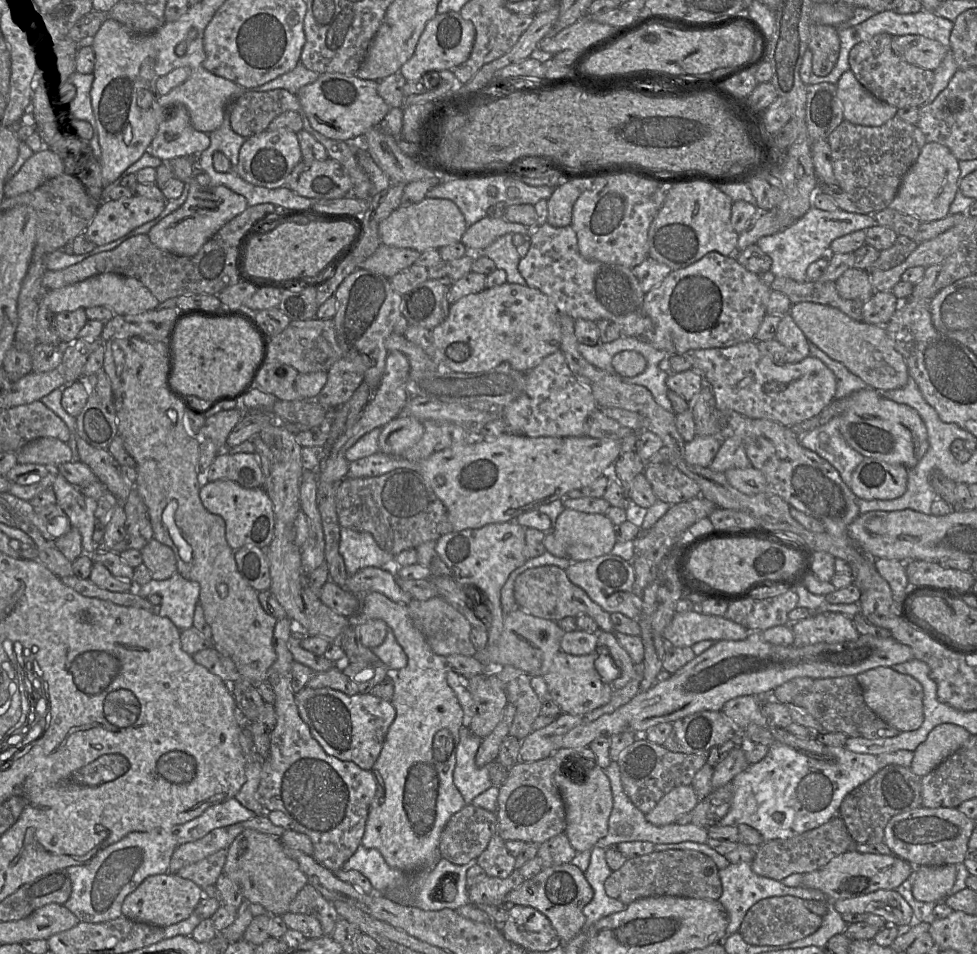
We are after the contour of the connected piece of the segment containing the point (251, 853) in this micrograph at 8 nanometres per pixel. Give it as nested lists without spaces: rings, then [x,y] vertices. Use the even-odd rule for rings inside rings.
[[[254,829],[242,831],[228,847],[223,874],[240,886],[246,900],[260,904],[271,916],[288,912],[297,893],[308,883],[298,863],[286,855],[280,840]]]

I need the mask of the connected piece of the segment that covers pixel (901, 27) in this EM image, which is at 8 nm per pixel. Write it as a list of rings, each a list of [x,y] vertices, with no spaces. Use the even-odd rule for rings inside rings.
[[[886,10],[878,12],[866,19],[865,21],[851,26],[849,28],[836,28],[840,40],[840,52],[838,60],[832,71],[825,77],[820,77],[812,72],[812,52],[808,48],[803,56],[800,68],[800,77],[805,85],[819,84],[829,82],[836,84],[841,75],[850,69],[849,53],[856,44],[869,40],[873,36],[880,33],[888,33],[892,36],[902,36],[908,34],[918,34],[926,38],[936,40],[947,48],[950,48],[950,34],[953,29],[953,22],[947,18],[938,16],[934,11],[920,10],[916,13],[899,14],[894,10]]]

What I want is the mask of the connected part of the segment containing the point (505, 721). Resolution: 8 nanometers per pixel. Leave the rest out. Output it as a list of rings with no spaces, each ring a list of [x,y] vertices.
[[[508,702],[499,724],[486,738],[482,739],[475,756],[475,763],[478,767],[486,766],[496,760],[501,743],[509,735],[515,713],[515,706]]]

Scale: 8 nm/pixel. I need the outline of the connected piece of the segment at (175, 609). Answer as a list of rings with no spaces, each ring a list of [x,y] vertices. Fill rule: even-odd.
[[[176,572],[168,579],[152,579],[134,590],[145,598],[152,594],[160,595],[162,602],[158,615],[169,618],[180,631],[193,626],[195,606],[200,594],[198,582],[187,580]]]

